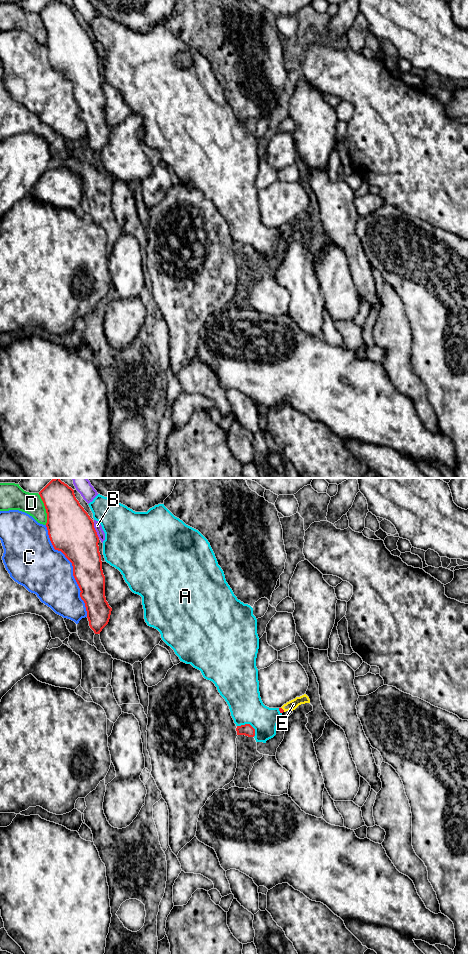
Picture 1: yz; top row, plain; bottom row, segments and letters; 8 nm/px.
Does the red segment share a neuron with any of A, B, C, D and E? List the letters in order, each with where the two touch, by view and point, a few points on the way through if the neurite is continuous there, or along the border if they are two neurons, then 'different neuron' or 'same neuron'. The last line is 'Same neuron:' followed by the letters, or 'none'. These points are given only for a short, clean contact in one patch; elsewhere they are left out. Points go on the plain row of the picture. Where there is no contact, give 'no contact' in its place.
A: meets red in yz at (249, 244); different neuron
B: meets red in yz at (95, 50); different neuron
C: meets red in yz at (73, 89); different neuron
D: meets red in yz at (45, 28); border along yz (38, 14), (45, 29), (46, 44); different neuron
E: meets red in yz at (282, 229); runs through yz (281, 230), (282, 229), (293, 224); same neuron
Same neuron: E

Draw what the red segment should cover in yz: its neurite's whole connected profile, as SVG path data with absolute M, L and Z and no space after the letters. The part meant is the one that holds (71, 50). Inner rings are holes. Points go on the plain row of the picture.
M51 0L39 15L47 33L50 61L72 83L89 146L100 154L109 142L112 128L105 117L105 96L94 42L76 19L74 10L61 0Z

